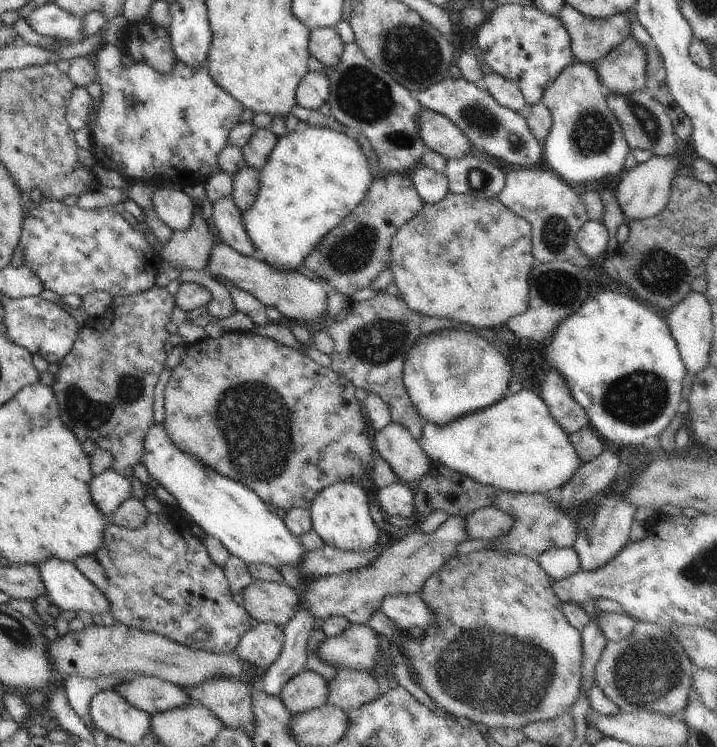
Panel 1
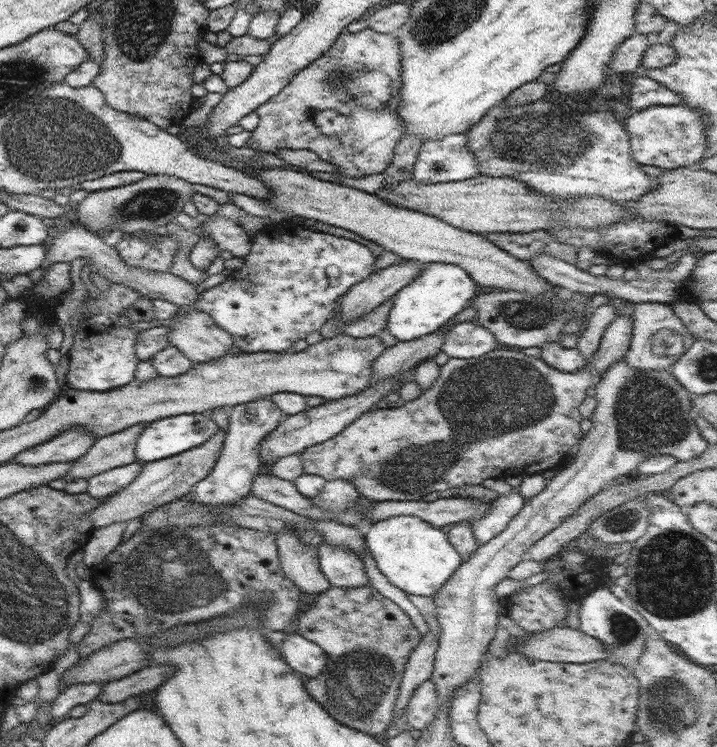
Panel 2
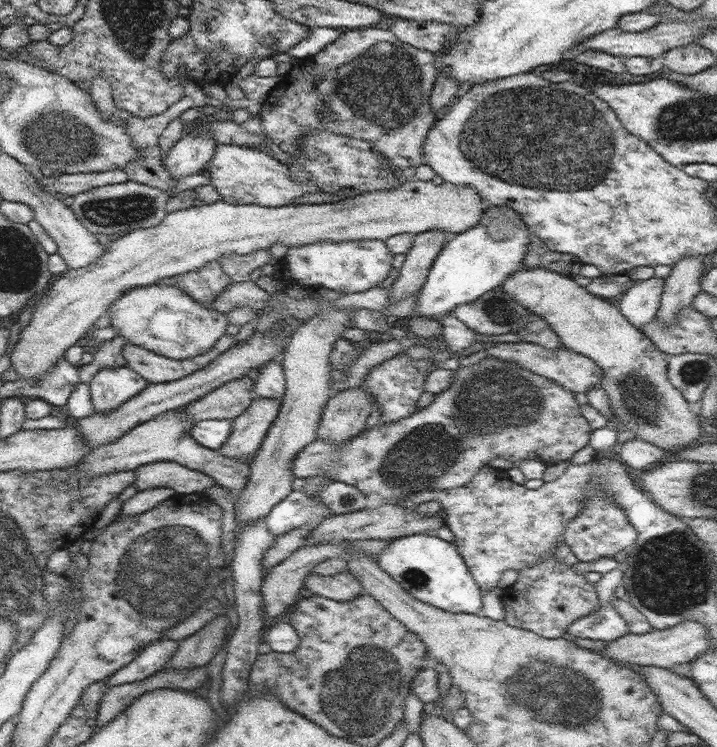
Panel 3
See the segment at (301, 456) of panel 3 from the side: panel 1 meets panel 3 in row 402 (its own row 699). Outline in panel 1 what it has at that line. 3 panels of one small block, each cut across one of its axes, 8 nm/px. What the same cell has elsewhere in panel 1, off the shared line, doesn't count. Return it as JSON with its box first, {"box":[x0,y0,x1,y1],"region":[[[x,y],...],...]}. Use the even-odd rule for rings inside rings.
{"box":[403,550,583,729],"region":[[[474,550],[468,554],[454,555],[442,568],[430,576],[419,594],[436,617],[436,622],[425,630],[422,638],[406,636],[403,642],[404,661],[413,669],[413,680],[420,684],[422,690],[430,696],[436,706],[445,710],[454,718],[468,718],[472,723],[487,725],[490,729],[523,729],[534,721],[549,721],[561,714],[570,712],[581,689],[581,660],[583,642],[581,632],[567,620],[563,611],[563,602],[553,589],[554,580],[540,566],[540,563],[529,556],[504,551]]]}

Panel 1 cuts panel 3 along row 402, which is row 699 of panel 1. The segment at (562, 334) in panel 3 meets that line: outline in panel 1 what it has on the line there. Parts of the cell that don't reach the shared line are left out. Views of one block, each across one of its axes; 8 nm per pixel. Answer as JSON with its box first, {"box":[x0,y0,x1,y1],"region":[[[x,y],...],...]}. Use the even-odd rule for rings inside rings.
{"box":[595,621,694,715],"region":[[[636,621],[635,627],[624,640],[608,641],[595,666],[595,682],[604,694],[627,713],[656,713],[661,715],[681,714],[689,703],[694,666],[675,636],[656,623]]]}

